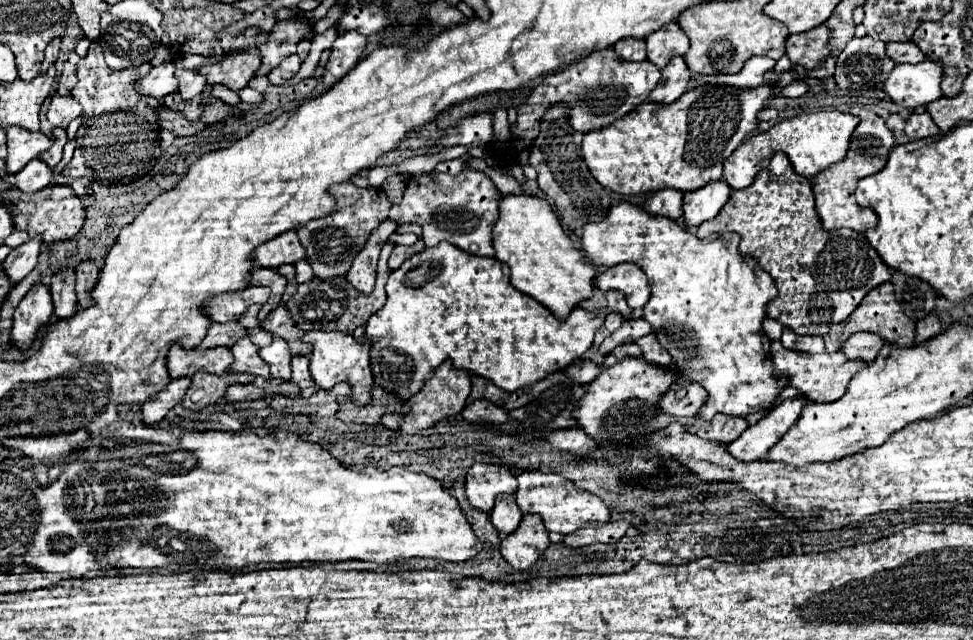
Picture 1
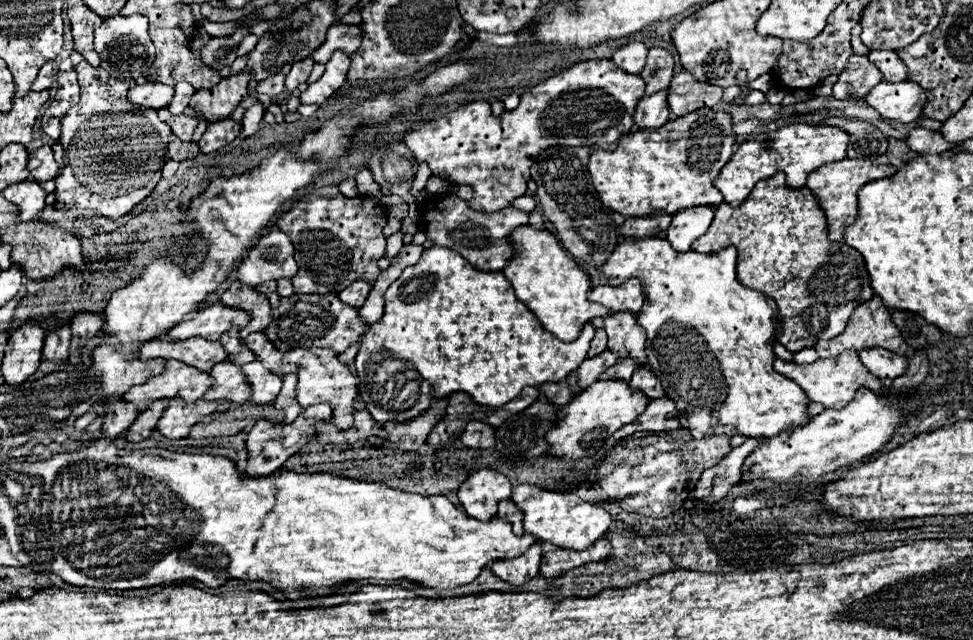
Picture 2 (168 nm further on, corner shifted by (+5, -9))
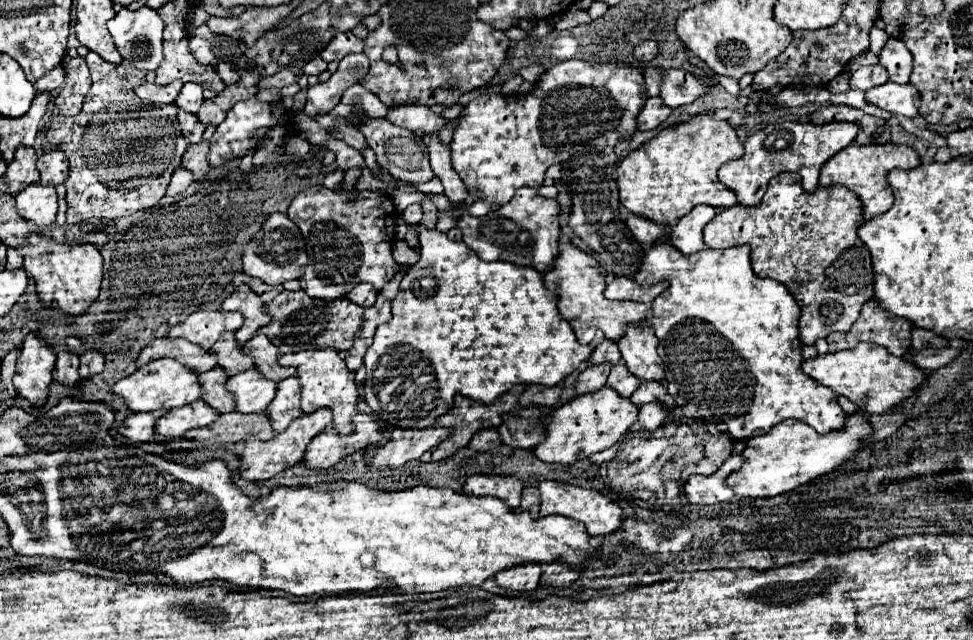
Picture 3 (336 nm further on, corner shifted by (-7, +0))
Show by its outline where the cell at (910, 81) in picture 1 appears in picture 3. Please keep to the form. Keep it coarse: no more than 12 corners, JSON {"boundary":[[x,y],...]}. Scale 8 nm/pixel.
{"boundary":[[886,82],[866,92],[866,102],[914,118],[920,94],[912,84]]}

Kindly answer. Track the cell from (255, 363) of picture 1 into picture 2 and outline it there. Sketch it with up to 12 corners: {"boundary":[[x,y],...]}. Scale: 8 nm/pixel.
{"boundary":[[230,359],[210,371],[216,383],[204,399],[246,403],[252,385]]}

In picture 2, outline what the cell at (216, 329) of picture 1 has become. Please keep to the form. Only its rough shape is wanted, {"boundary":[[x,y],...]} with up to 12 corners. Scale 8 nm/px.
{"boundary":[[204,337],[184,341],[154,339],[140,359],[178,359],[210,371],[226,351]]}

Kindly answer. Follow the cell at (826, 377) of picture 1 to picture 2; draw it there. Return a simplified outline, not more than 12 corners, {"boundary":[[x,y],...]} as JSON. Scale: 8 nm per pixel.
{"boundary":[[856,351],[812,365],[774,359],[810,401],[842,409],[854,391],[882,383]]}

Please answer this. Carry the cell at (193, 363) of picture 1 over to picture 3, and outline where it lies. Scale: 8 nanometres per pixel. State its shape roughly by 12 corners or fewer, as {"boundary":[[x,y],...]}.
{"boundary":[[150,362],[110,392],[132,412],[170,410],[200,398],[198,376]]}

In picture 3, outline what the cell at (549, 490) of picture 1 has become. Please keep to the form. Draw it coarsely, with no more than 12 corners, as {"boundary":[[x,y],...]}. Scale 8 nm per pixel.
{"boundary":[[554,480],[538,486],[540,516],[560,514],[588,534],[612,534],[622,508],[604,494]]}

